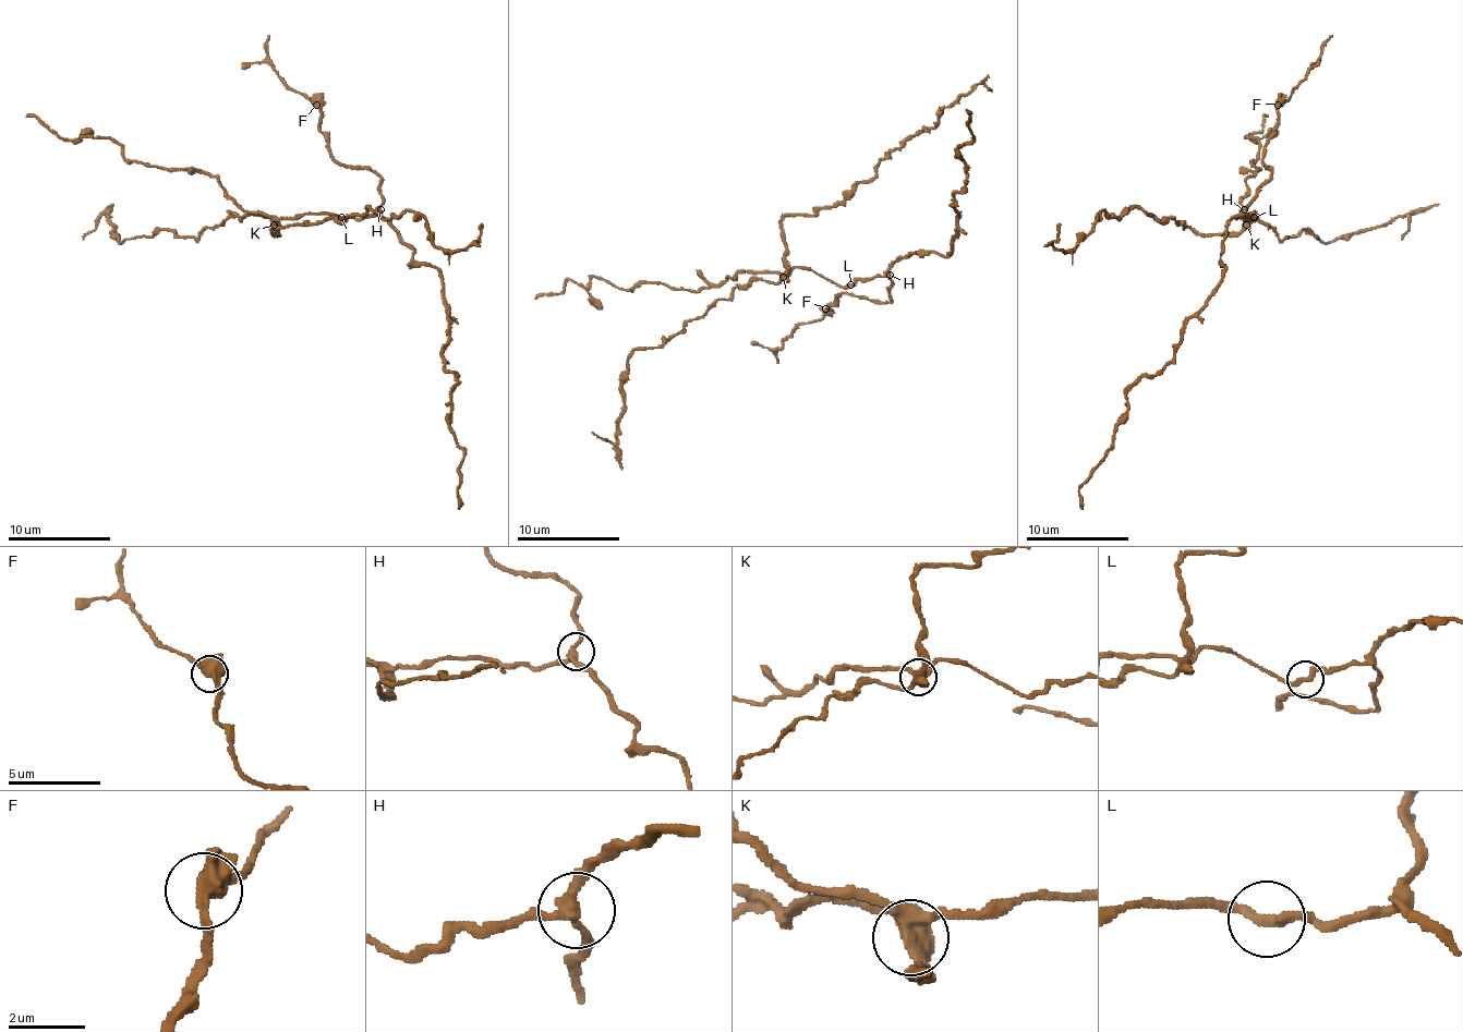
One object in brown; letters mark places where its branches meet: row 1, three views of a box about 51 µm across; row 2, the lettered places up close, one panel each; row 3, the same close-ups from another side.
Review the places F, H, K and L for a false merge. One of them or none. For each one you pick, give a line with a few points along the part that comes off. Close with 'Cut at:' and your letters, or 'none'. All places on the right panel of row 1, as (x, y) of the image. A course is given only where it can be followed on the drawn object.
K: Course of the part to remove: (1246, 225), (1238, 233), (1195, 233), (1136, 207), (1121, 217), (1100, 213), (1076, 245), (1059, 251), (1059, 222)
Cut at: K

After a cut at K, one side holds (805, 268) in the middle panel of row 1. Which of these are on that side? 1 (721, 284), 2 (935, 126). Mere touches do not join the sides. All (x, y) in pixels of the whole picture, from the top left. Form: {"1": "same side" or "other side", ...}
{"1": "same side", "2": "other side"}

